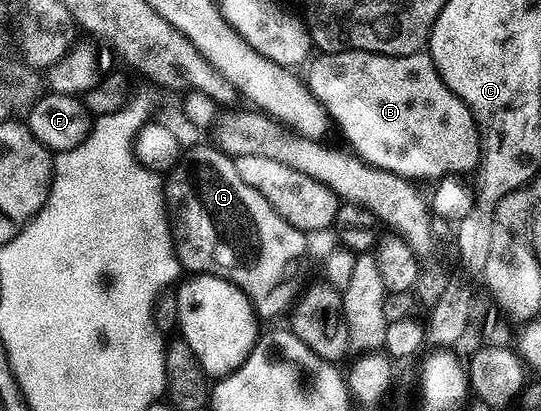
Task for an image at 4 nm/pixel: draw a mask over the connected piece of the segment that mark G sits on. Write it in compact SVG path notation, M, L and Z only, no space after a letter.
M199 144L187 149L164 178L166 213L170 220L170 233L174 236L174 251L183 271L194 274L214 274L228 280L248 296L259 319L285 315L299 293L298 269L306 254L307 235L297 230L256 188L244 184L236 173L234 158L210 144Z

